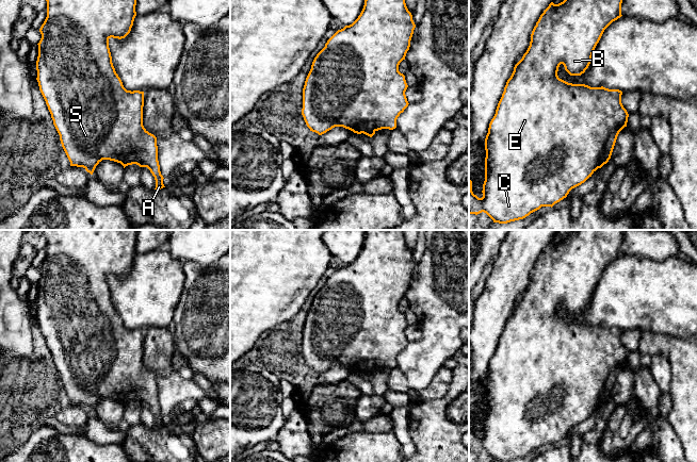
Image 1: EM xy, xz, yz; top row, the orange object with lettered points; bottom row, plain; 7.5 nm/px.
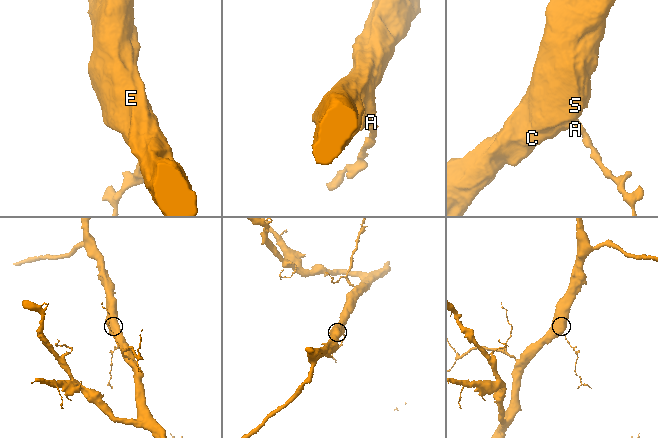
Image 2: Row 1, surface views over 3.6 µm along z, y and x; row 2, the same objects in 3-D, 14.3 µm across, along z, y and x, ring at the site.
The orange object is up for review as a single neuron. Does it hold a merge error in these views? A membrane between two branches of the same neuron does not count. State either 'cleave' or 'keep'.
keep

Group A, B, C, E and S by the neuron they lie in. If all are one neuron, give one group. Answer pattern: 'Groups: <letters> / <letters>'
Groups: A B C E S

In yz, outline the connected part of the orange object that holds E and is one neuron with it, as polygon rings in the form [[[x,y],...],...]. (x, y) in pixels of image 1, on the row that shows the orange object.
[[[564,0],[558,4],[551,2],[540,15],[531,34],[531,42],[522,59],[515,65],[510,78],[507,80],[502,97],[498,103],[496,114],[491,119],[488,133],[485,138],[485,181],[483,184],[483,197],[479,198],[472,192],[472,181],[469,178],[469,214],[486,213],[493,222],[507,224],[523,219],[541,207],[553,207],[567,197],[569,192],[584,183],[591,175],[601,168],[611,159],[619,132],[627,127],[629,114],[621,103],[622,92],[609,89],[603,86],[590,87],[585,84],[572,84],[558,78],[557,71],[561,64],[570,76],[581,76],[588,68],[594,50],[599,43],[604,30],[615,20],[620,18],[622,0]]]

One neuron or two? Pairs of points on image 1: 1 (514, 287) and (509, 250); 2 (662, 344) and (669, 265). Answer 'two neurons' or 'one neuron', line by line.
1: one neuron
2: two neurons

